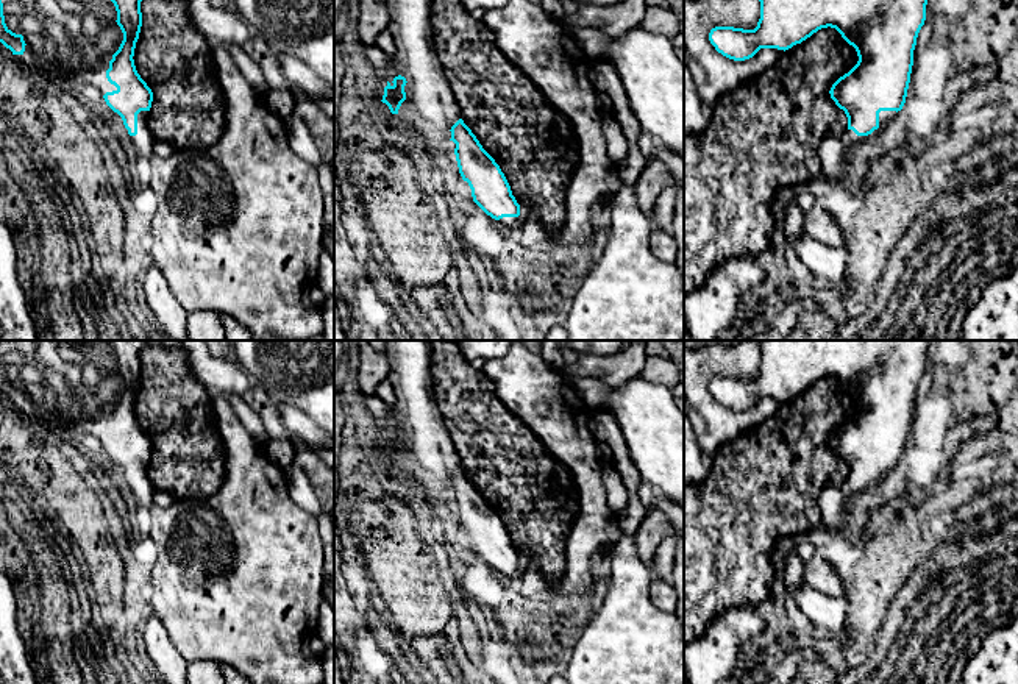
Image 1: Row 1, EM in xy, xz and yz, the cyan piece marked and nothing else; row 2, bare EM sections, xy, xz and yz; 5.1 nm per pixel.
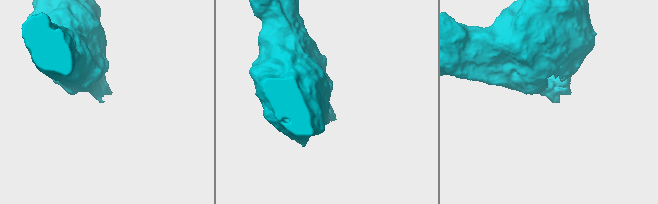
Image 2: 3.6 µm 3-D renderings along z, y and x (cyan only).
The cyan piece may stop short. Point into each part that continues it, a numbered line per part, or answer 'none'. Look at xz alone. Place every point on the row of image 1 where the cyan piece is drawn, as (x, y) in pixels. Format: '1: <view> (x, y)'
1: xz (512, 222)

